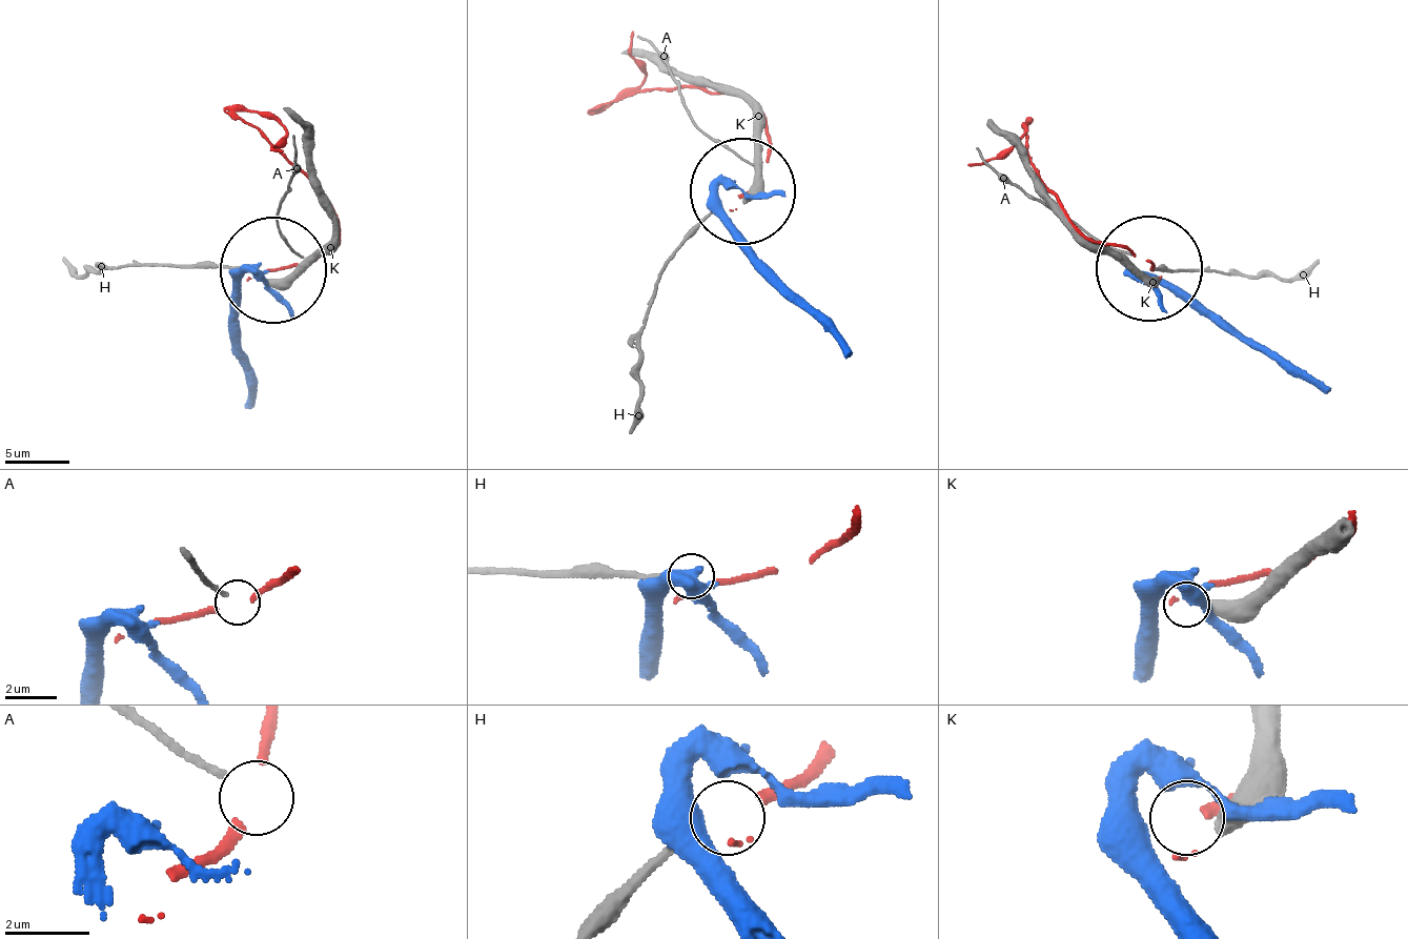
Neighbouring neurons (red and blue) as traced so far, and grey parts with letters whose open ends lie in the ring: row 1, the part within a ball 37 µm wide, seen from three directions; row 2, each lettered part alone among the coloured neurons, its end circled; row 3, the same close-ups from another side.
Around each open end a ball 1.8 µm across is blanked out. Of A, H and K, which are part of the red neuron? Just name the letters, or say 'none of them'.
none of them

